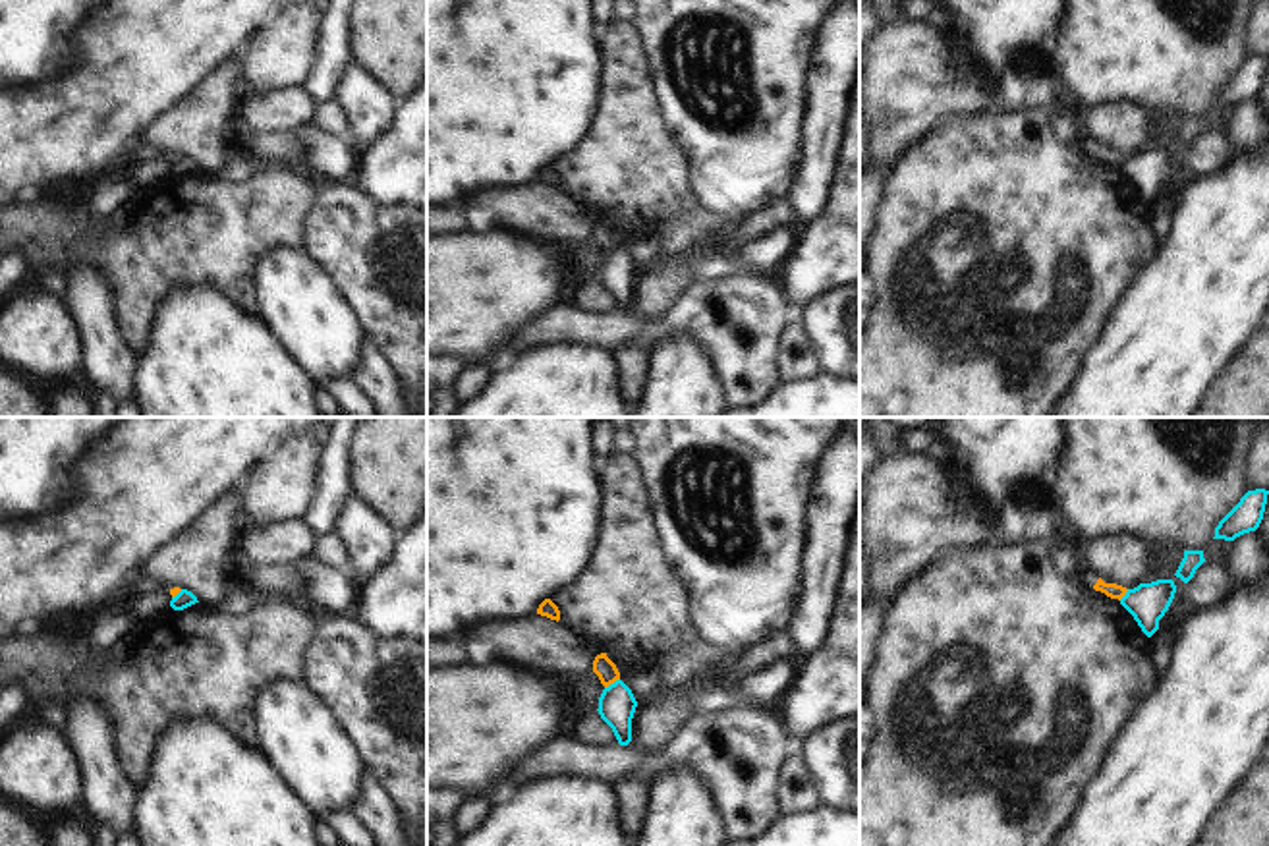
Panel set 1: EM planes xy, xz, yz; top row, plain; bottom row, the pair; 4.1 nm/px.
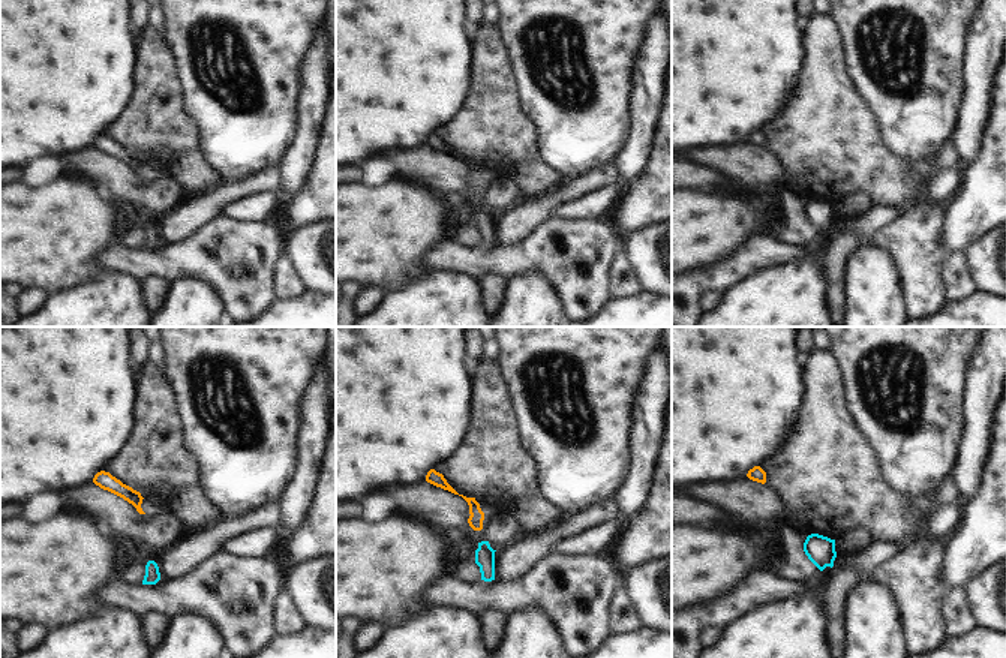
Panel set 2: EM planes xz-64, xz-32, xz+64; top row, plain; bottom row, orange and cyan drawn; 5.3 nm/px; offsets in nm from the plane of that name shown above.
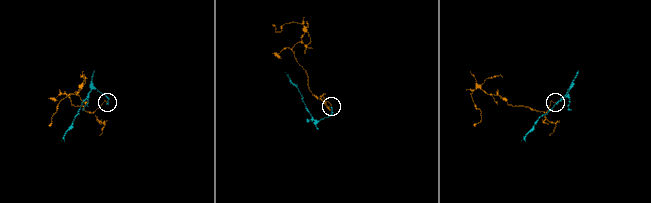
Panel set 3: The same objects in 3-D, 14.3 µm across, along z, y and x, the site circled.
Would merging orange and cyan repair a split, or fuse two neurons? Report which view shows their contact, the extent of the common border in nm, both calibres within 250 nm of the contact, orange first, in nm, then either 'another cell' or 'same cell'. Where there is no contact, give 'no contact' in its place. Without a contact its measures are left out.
xz | 80 nm | 90/160 nm | another cell

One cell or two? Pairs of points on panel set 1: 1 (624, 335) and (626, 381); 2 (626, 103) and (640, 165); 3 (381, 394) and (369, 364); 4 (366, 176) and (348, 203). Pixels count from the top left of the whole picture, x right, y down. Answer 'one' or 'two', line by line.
1: two
2: one
3: one
4: two

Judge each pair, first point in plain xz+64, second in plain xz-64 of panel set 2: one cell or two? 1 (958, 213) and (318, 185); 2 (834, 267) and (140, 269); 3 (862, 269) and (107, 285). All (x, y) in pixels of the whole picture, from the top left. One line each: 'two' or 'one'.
1: one
2: two
3: one

